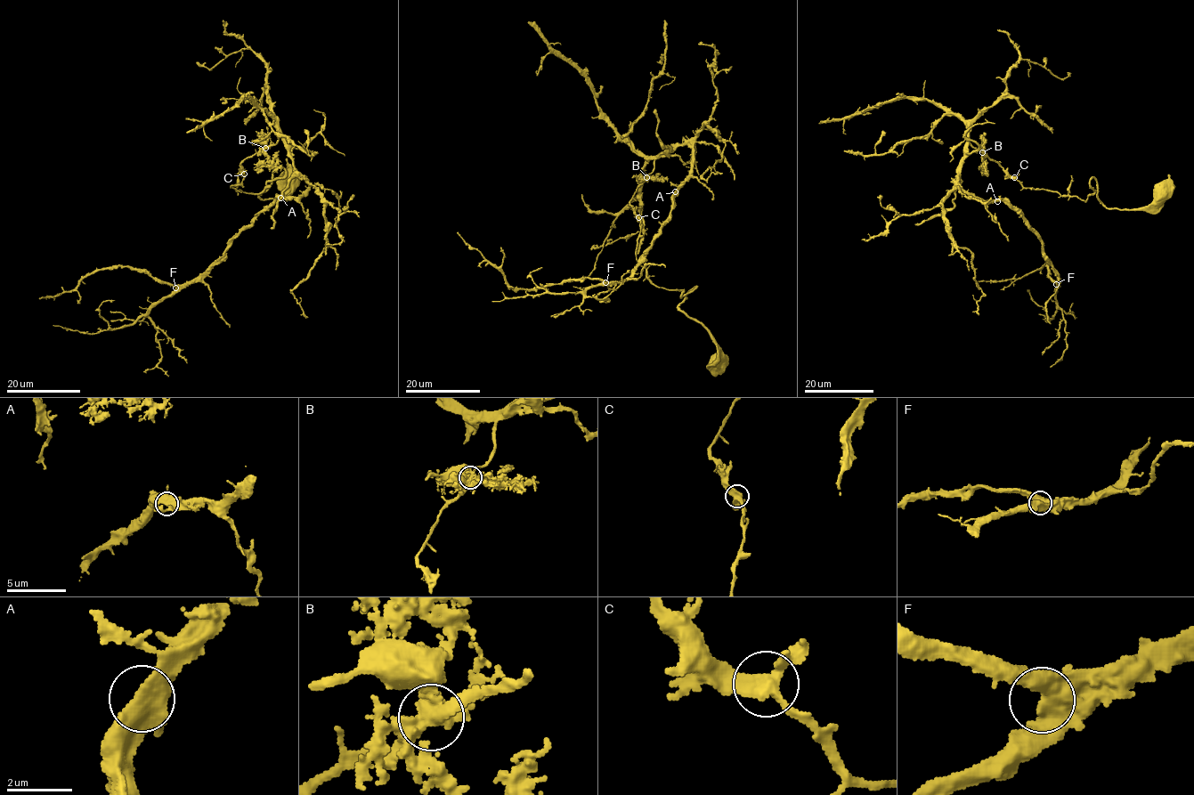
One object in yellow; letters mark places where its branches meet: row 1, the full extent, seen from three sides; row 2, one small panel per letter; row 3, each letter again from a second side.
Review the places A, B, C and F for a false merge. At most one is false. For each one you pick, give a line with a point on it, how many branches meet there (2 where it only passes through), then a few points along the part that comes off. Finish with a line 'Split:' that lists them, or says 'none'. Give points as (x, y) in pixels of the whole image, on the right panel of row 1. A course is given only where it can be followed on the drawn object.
Split: none

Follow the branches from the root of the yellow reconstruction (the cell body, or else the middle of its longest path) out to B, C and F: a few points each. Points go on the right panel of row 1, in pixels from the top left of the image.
B: (1162, 194), (1138, 209), (1107, 207), (1093, 177), (1094, 191), (1086, 200), (1027, 188), (982, 152)
C: (1162, 194), (1141, 208), (1118, 209), (1098, 198), (1093, 177), (1094, 191), (1086, 200), (1025, 187), (1014, 177)
F: (1162, 194), (1121, 209), (1093, 177), (1086, 200), (1025, 187), (970, 141), (958, 185), (1013, 206), (1056, 284)

